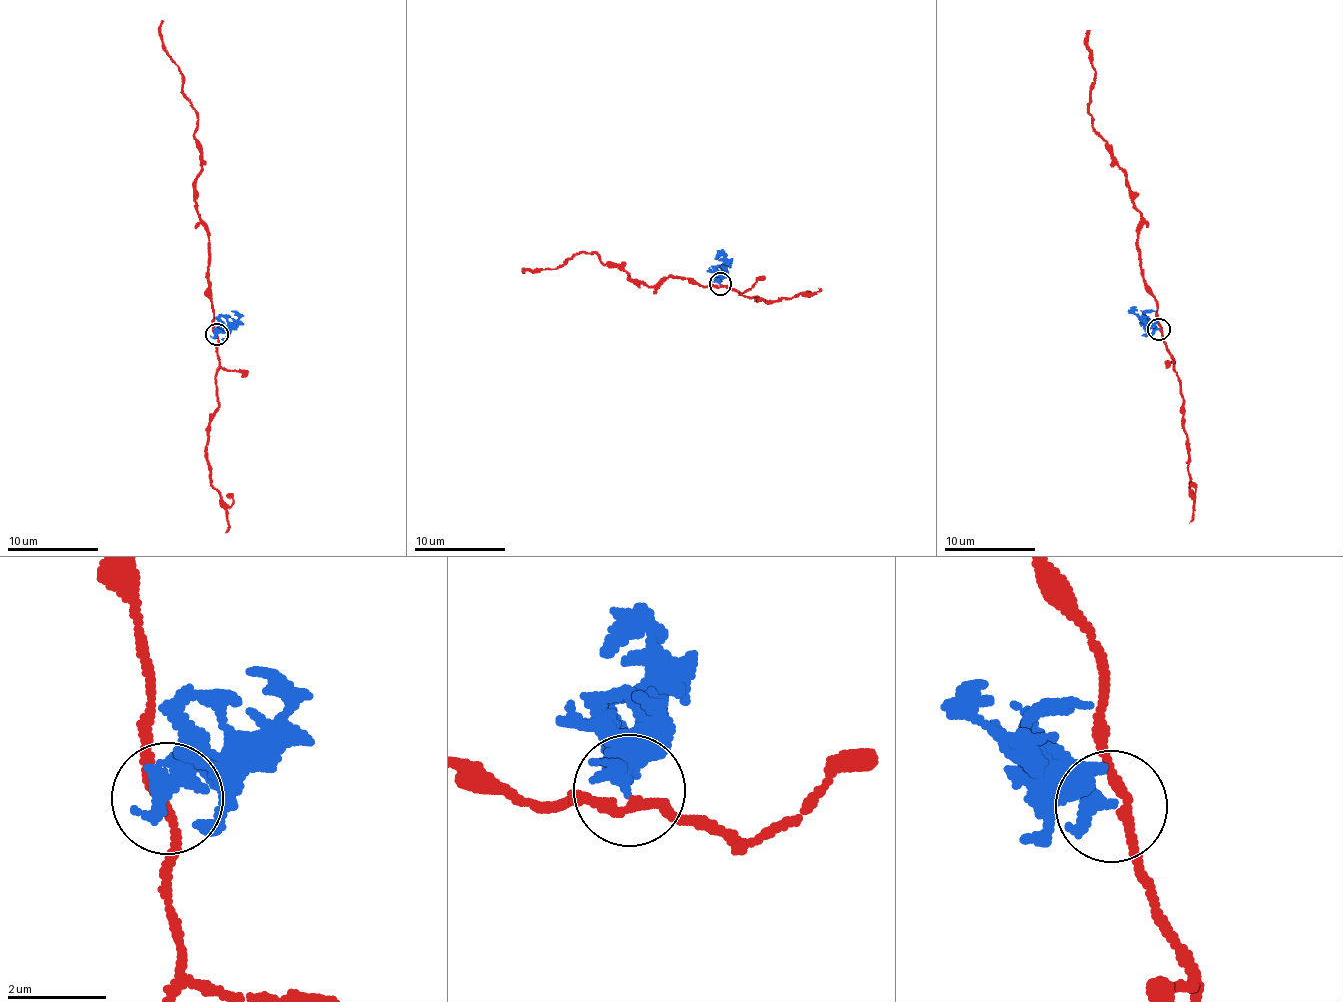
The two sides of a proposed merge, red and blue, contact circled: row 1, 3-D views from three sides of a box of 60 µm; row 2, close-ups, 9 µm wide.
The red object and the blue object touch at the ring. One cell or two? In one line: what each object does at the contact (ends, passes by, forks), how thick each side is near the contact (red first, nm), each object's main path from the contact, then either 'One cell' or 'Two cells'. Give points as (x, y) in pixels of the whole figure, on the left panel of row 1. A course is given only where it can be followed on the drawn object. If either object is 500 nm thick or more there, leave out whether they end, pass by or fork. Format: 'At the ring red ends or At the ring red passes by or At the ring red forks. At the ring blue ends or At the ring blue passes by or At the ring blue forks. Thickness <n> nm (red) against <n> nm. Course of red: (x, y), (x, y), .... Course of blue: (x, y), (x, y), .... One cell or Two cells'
At the ring red passes by. At the ring blue ends. Thickness 170 nm (red) against 400 nm. Course of red: (216, 336), (208, 225), (196, 200), (201, 165), (195, 107), (182, 91), (178, 65), (164, 49), (162, 21). Course of blue: (216, 334), (239, 317), (231, 311). Two cells

